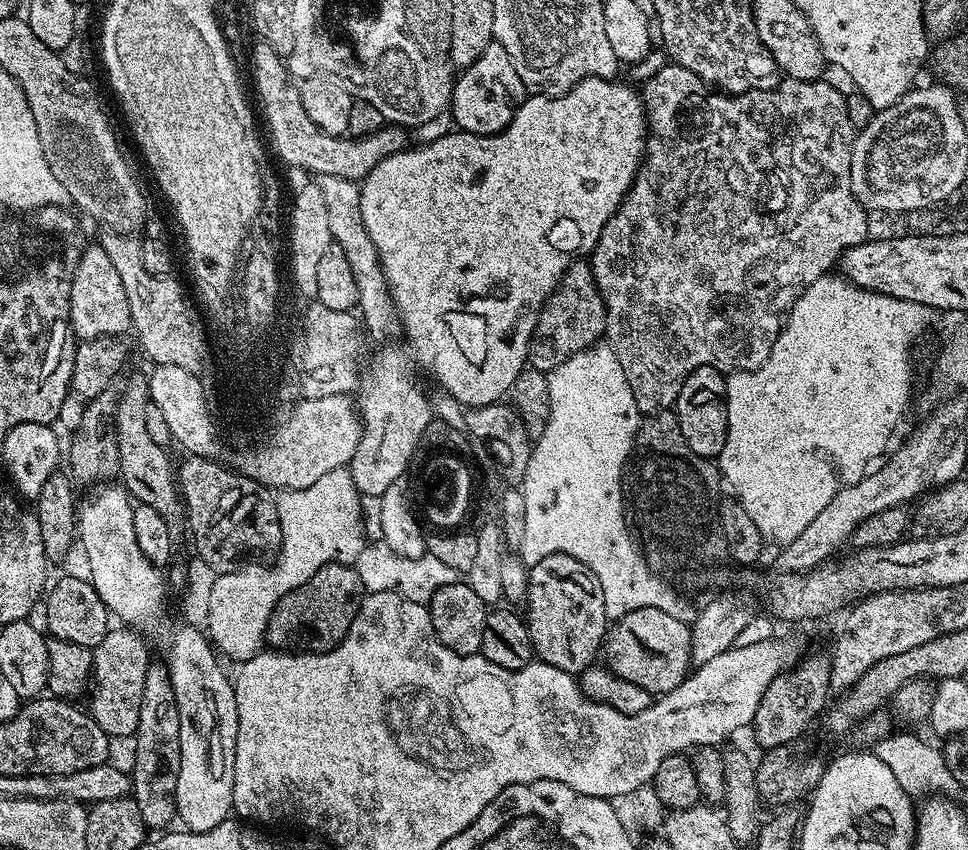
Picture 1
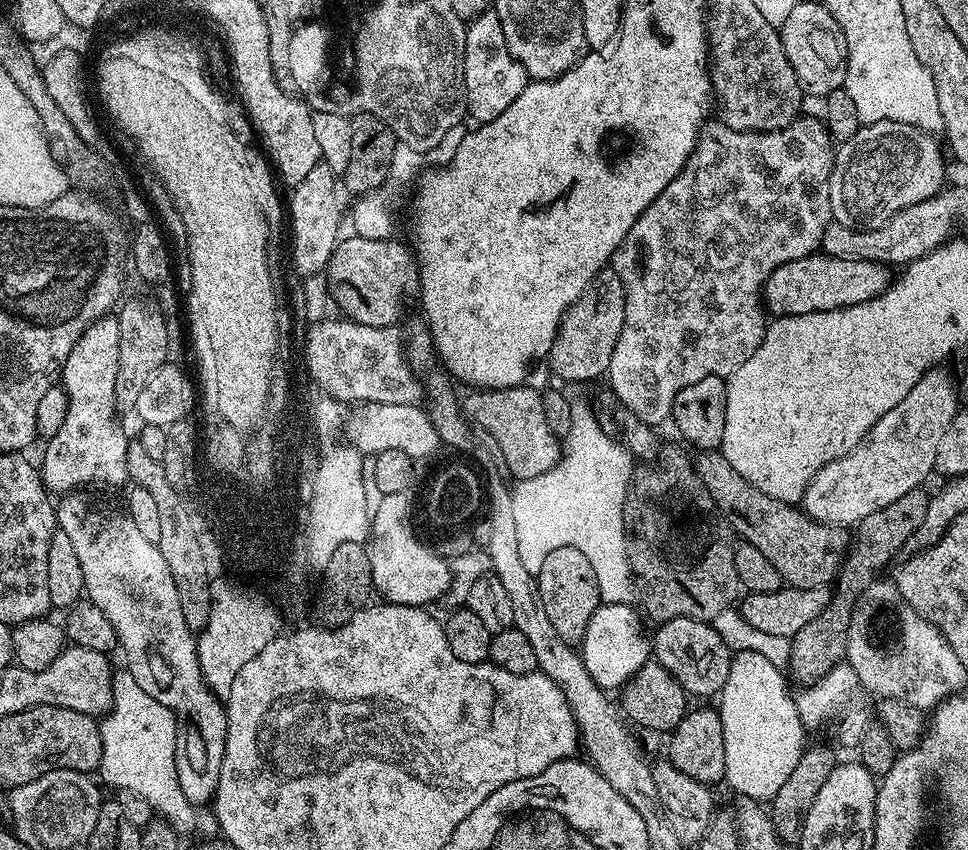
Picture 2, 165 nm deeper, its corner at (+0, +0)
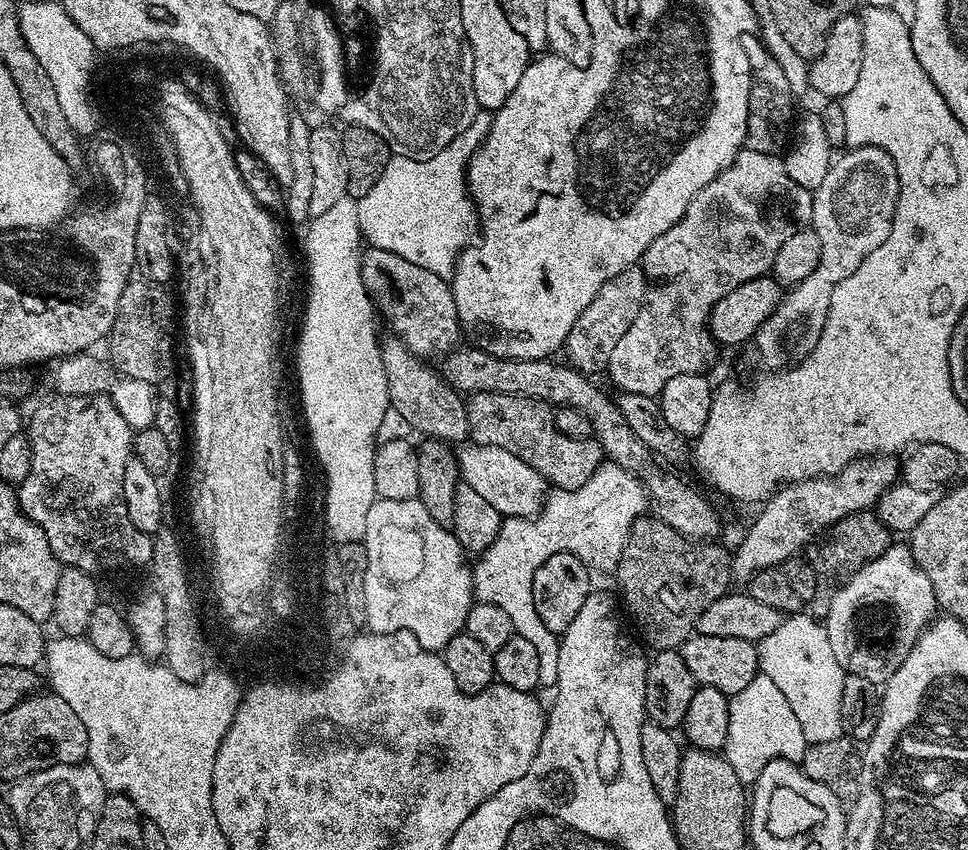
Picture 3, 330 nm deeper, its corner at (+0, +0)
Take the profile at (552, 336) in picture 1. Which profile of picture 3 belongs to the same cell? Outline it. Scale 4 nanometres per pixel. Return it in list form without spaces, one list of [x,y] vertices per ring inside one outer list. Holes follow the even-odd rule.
[[[633,266],[622,270],[622,274],[614,274],[614,278],[610,278],[610,282],[606,282],[606,286],[594,294],[594,302],[590,302],[590,306],[578,314],[578,322],[570,326],[570,334],[563,347],[563,351],[568,352],[567,363],[585,374],[603,373],[614,354],[614,346],[618,346],[622,334],[634,326],[634,318],[638,318],[649,291],[650,281],[644,275],[643,267]]]

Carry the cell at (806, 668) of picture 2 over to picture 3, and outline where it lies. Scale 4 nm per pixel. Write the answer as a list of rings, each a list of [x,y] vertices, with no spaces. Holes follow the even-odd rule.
[[[872,510],[855,512],[853,516],[834,522],[826,531],[820,533],[806,552],[807,563],[811,564],[816,575],[816,592],[810,601],[811,615],[817,618],[827,616],[830,602],[842,581],[853,576],[863,564],[878,558],[888,549],[893,540],[893,533],[888,531],[888,527],[876,517],[875,511]]]

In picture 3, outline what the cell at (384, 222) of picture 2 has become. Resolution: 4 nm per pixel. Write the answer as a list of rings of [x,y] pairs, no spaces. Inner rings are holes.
[[[491,111],[477,112],[474,122],[429,160],[389,155],[382,178],[356,201],[361,237],[371,247],[390,250],[390,254],[398,254],[406,262],[430,270],[430,274],[451,277],[457,258],[478,232],[476,205],[468,194],[467,171],[470,158],[488,137],[492,118]]]

